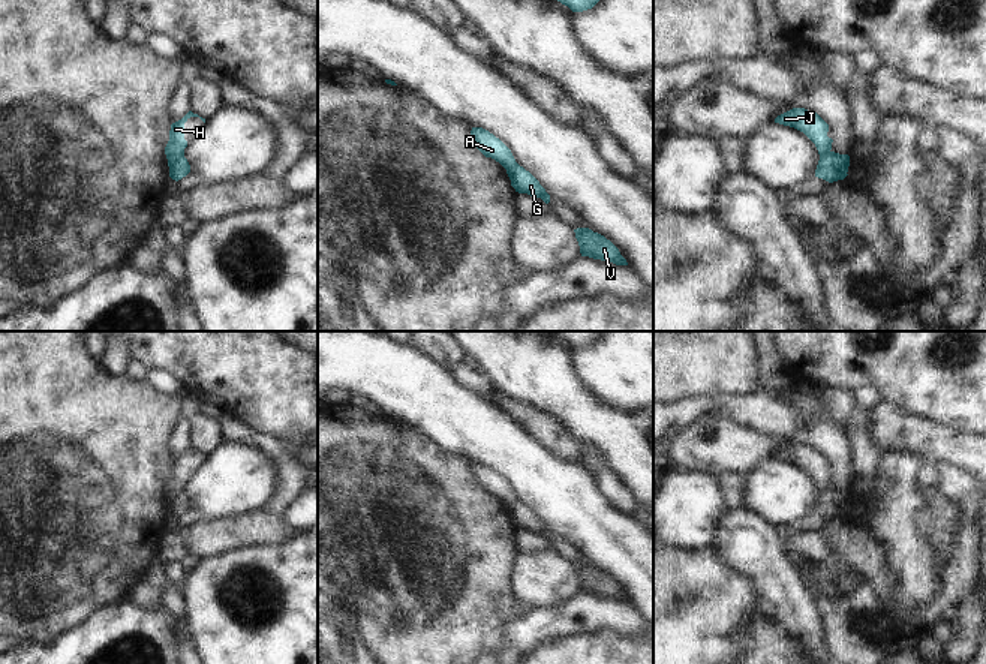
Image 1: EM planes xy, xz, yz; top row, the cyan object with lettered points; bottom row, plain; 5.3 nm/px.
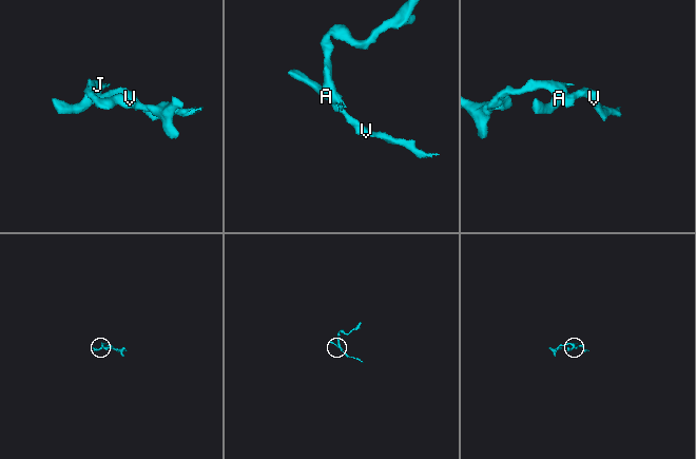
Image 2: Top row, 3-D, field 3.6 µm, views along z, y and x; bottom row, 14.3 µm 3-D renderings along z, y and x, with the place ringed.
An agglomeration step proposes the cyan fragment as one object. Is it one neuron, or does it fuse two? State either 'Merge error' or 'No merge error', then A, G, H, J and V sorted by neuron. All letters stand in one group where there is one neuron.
Merge error. Groups: A H J / G V

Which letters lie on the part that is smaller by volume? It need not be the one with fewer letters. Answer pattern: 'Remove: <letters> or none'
Remove: G, V

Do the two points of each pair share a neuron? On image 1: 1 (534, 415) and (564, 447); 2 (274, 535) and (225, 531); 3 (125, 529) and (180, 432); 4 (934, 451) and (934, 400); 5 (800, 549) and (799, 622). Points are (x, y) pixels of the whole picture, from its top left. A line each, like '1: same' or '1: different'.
1: same
2: same
3: different
4: different
5: different

